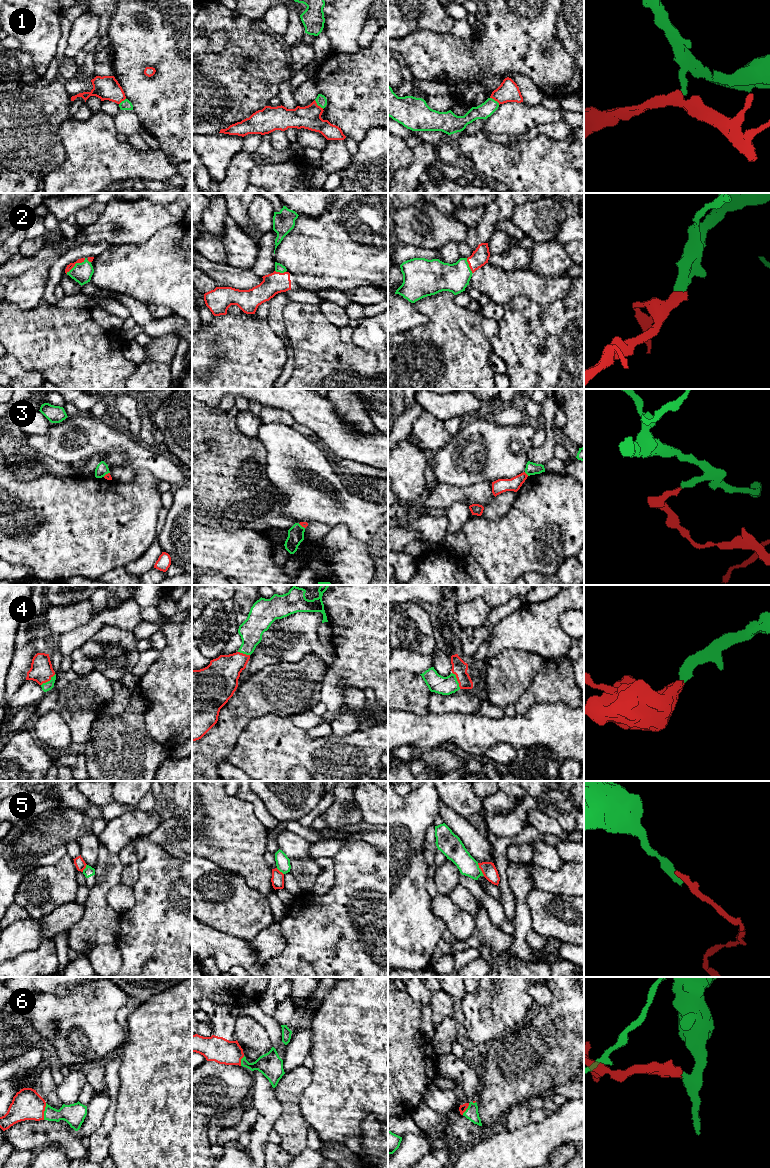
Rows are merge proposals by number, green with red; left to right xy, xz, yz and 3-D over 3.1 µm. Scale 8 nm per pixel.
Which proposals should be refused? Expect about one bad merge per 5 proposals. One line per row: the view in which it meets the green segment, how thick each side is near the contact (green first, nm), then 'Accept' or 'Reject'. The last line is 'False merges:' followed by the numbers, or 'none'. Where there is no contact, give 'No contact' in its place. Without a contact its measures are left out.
1: Touches green in xz. Thickness 90 nm (green) against 190 nm. Reject
2: Touches green in xy. Thickness 160 nm (green) against 50 nm. Accept
3: Touches green in yz. Thickness 100 nm (green) against 120 nm. Reject
4: Touches green in yz. Thickness 150 nm (green) against 120 nm. Accept
5: Touches green in yz. Thickness 160 nm (green) against 120 nm. Reject
6: Touches green in xy. Thickness 180 nm (green) against 240 nm. Accept
False merges: 1, 3, 5

